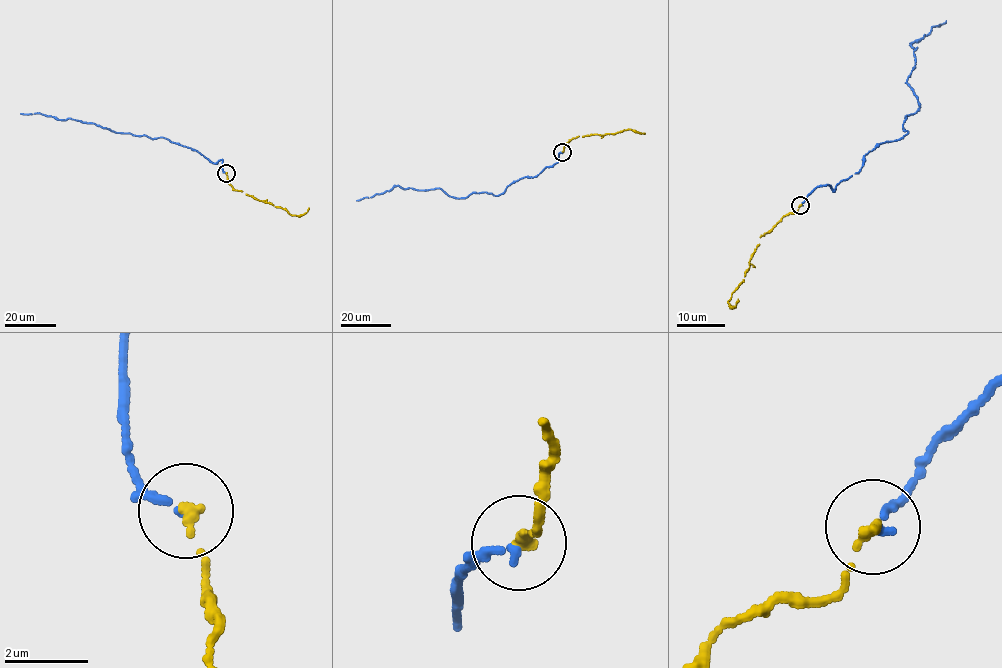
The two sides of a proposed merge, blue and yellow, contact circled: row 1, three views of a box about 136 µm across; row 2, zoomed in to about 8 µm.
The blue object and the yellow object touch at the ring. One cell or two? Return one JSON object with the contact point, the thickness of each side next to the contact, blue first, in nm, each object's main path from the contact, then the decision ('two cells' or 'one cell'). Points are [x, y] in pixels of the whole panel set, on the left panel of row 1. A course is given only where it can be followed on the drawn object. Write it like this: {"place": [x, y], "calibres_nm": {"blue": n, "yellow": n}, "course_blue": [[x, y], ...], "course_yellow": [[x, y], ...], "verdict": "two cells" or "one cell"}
{"place": [226, 173], "calibres_nm": {"blue": 240, "yellow": 280}, "course_blue": [[226, 173], [222, 160], [213, 163], [196, 150], [163, 137], [115, 132], [94, 123], [21, 113]], "course_yellow": [[226, 173], [227, 181], [234, 190], [286, 209], [290, 214], [301, 215], [309, 207]], "verdict": "one cell"}

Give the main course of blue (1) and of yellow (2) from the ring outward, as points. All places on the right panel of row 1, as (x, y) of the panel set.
1: (801, 204), (908, 133), (903, 122), (920, 105), (906, 82), (912, 43), (945, 20)
2: (801, 204), (794, 213), (785, 215), (760, 236), (742, 281), (727, 301), (731, 307), (738, 299)

